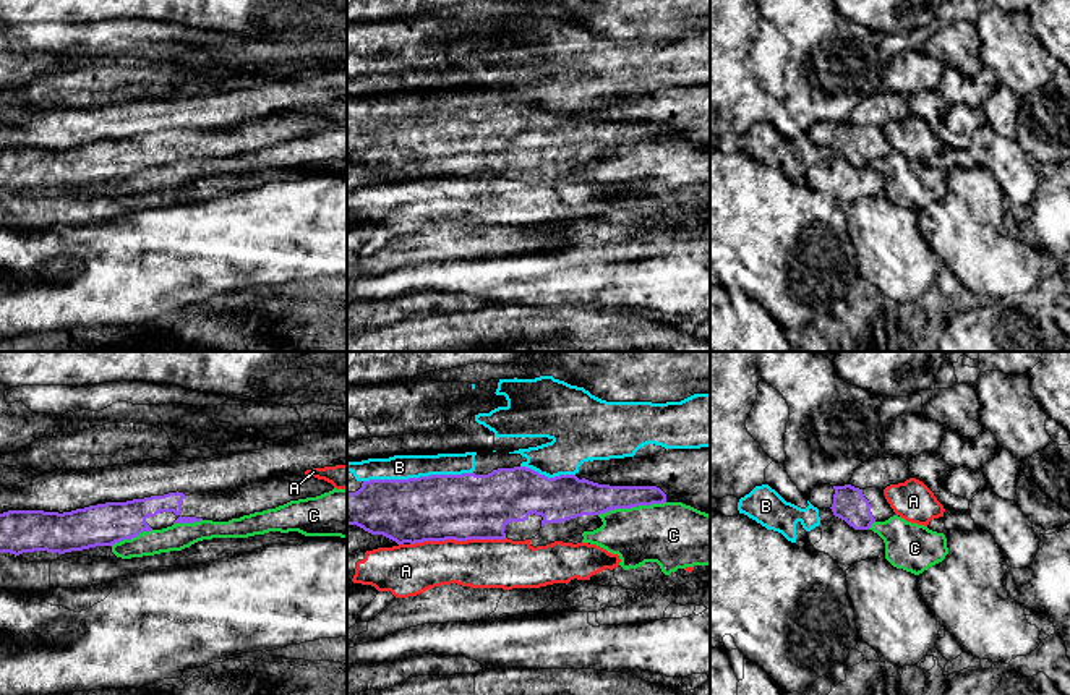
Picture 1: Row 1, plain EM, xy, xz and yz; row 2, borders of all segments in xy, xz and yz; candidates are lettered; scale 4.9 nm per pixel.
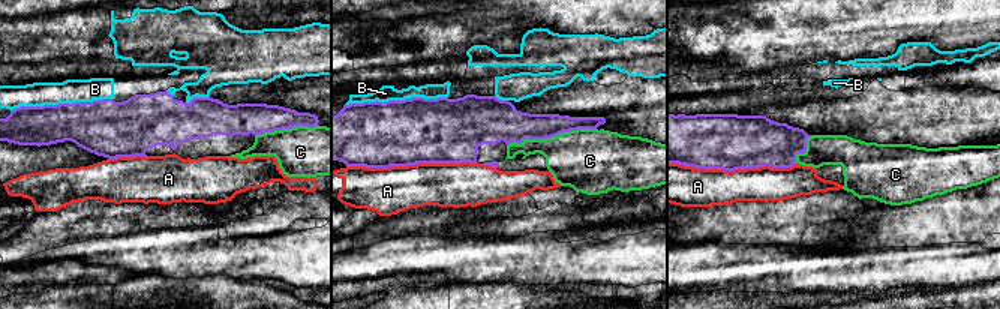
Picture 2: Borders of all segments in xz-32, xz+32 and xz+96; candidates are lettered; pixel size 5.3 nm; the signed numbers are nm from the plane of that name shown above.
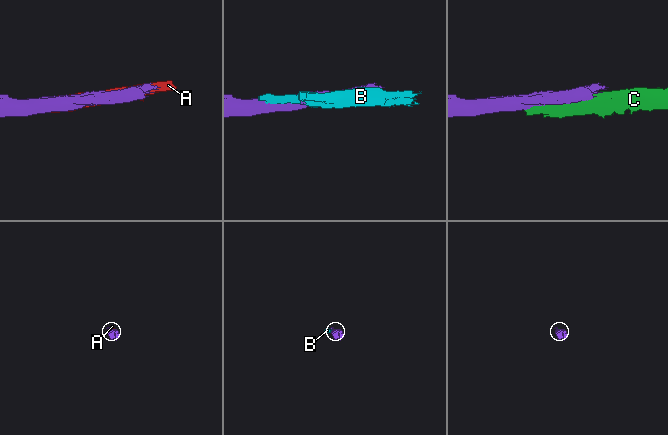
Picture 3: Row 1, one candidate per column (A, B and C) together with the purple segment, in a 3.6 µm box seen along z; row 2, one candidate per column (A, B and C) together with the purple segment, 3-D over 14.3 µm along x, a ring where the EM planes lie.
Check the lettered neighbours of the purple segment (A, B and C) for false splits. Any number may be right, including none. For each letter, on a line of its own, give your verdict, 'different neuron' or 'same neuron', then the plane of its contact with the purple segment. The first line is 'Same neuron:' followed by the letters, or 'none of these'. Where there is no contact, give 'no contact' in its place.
Same neuron: none of these
A: different neuron | xz
B: different neuron | xz
C: different neuron | xz

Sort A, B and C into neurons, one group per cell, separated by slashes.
A / B / C

